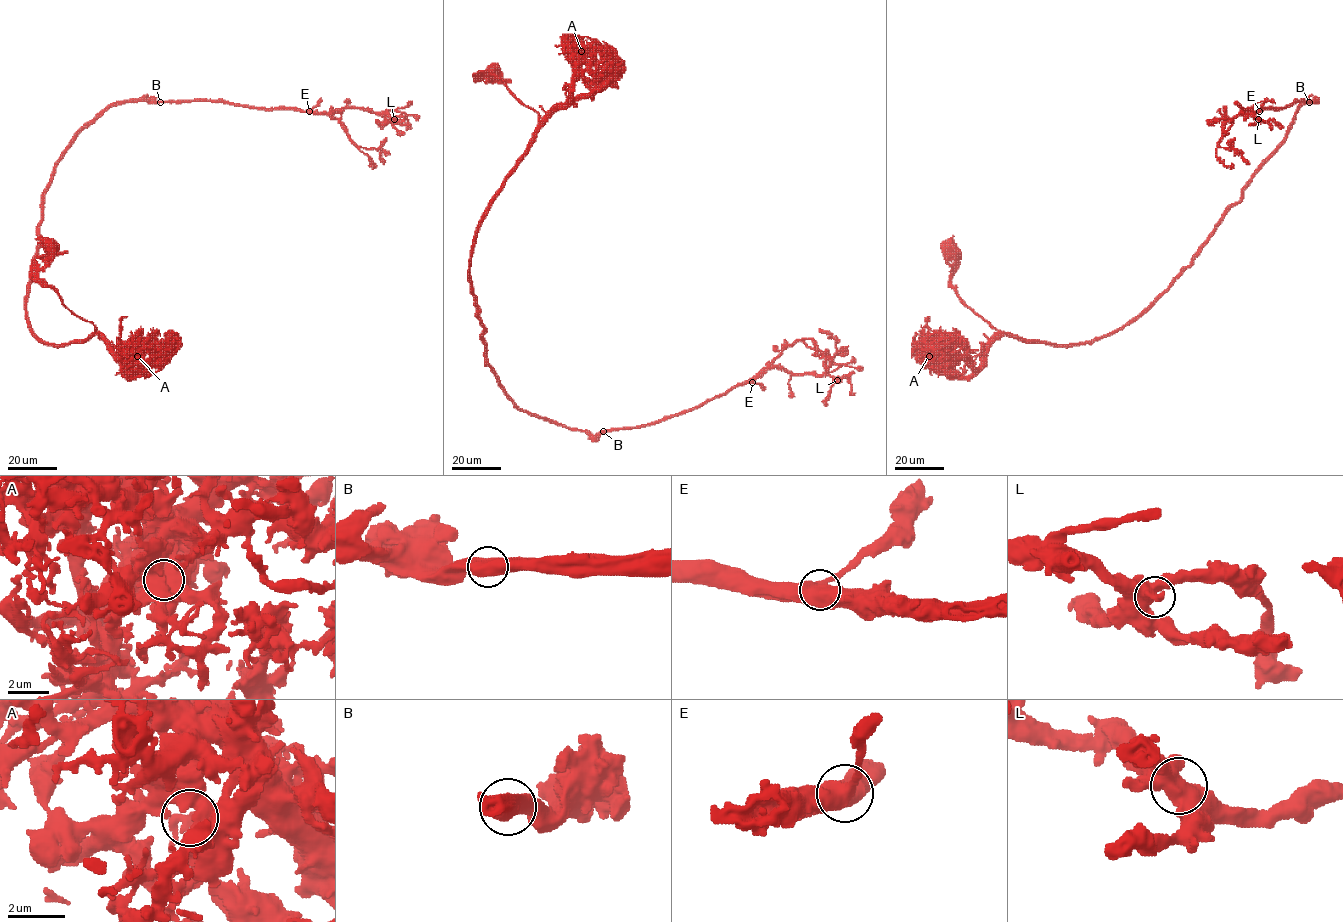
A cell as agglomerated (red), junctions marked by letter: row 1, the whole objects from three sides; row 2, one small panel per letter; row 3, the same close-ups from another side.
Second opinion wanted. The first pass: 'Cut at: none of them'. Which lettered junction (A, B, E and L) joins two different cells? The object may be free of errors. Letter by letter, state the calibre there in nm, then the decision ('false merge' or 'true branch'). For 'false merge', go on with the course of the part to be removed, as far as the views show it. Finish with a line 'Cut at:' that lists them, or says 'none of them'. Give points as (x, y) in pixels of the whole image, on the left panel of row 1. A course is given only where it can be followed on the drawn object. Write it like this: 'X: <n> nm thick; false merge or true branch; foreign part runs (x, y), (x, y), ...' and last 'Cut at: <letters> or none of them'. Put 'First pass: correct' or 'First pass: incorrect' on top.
First pass: correct
A: 550 nm thick; true branch
B: 750 nm thick; true branch
E: 550 nm thick; true branch
L: 600 nm thick; true branch
Cut at: none of them

